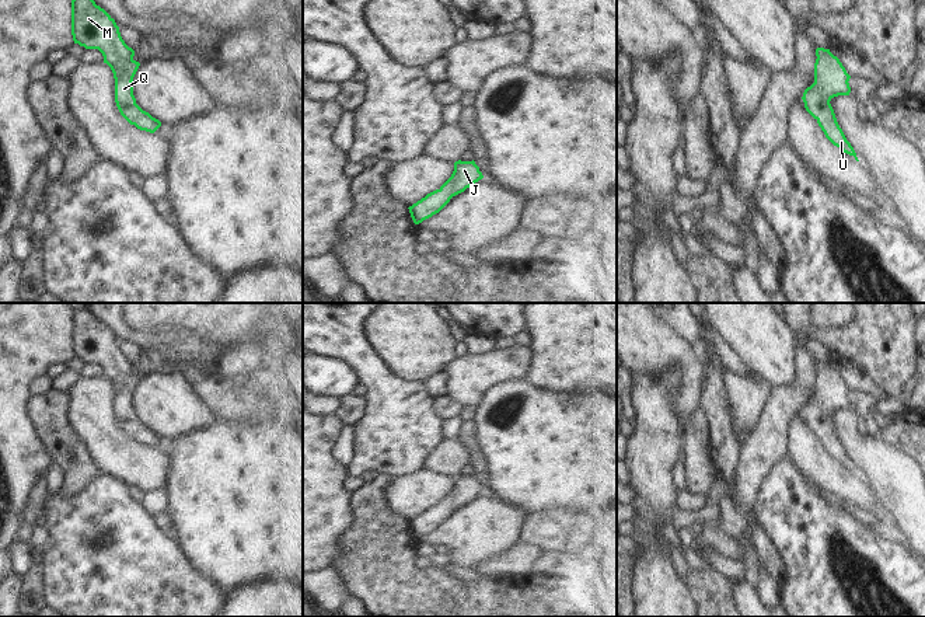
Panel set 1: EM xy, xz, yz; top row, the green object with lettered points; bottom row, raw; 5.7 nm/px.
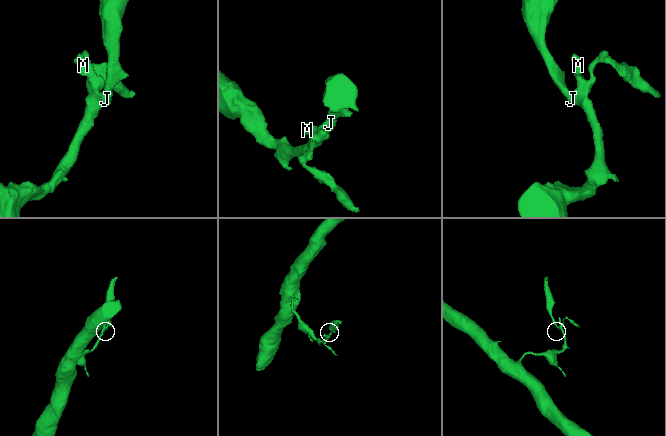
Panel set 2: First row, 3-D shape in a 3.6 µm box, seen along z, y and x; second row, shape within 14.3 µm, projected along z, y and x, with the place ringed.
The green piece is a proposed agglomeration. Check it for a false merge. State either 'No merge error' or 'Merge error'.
No merge error

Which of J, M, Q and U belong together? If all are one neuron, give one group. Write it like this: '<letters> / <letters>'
J M Q U

